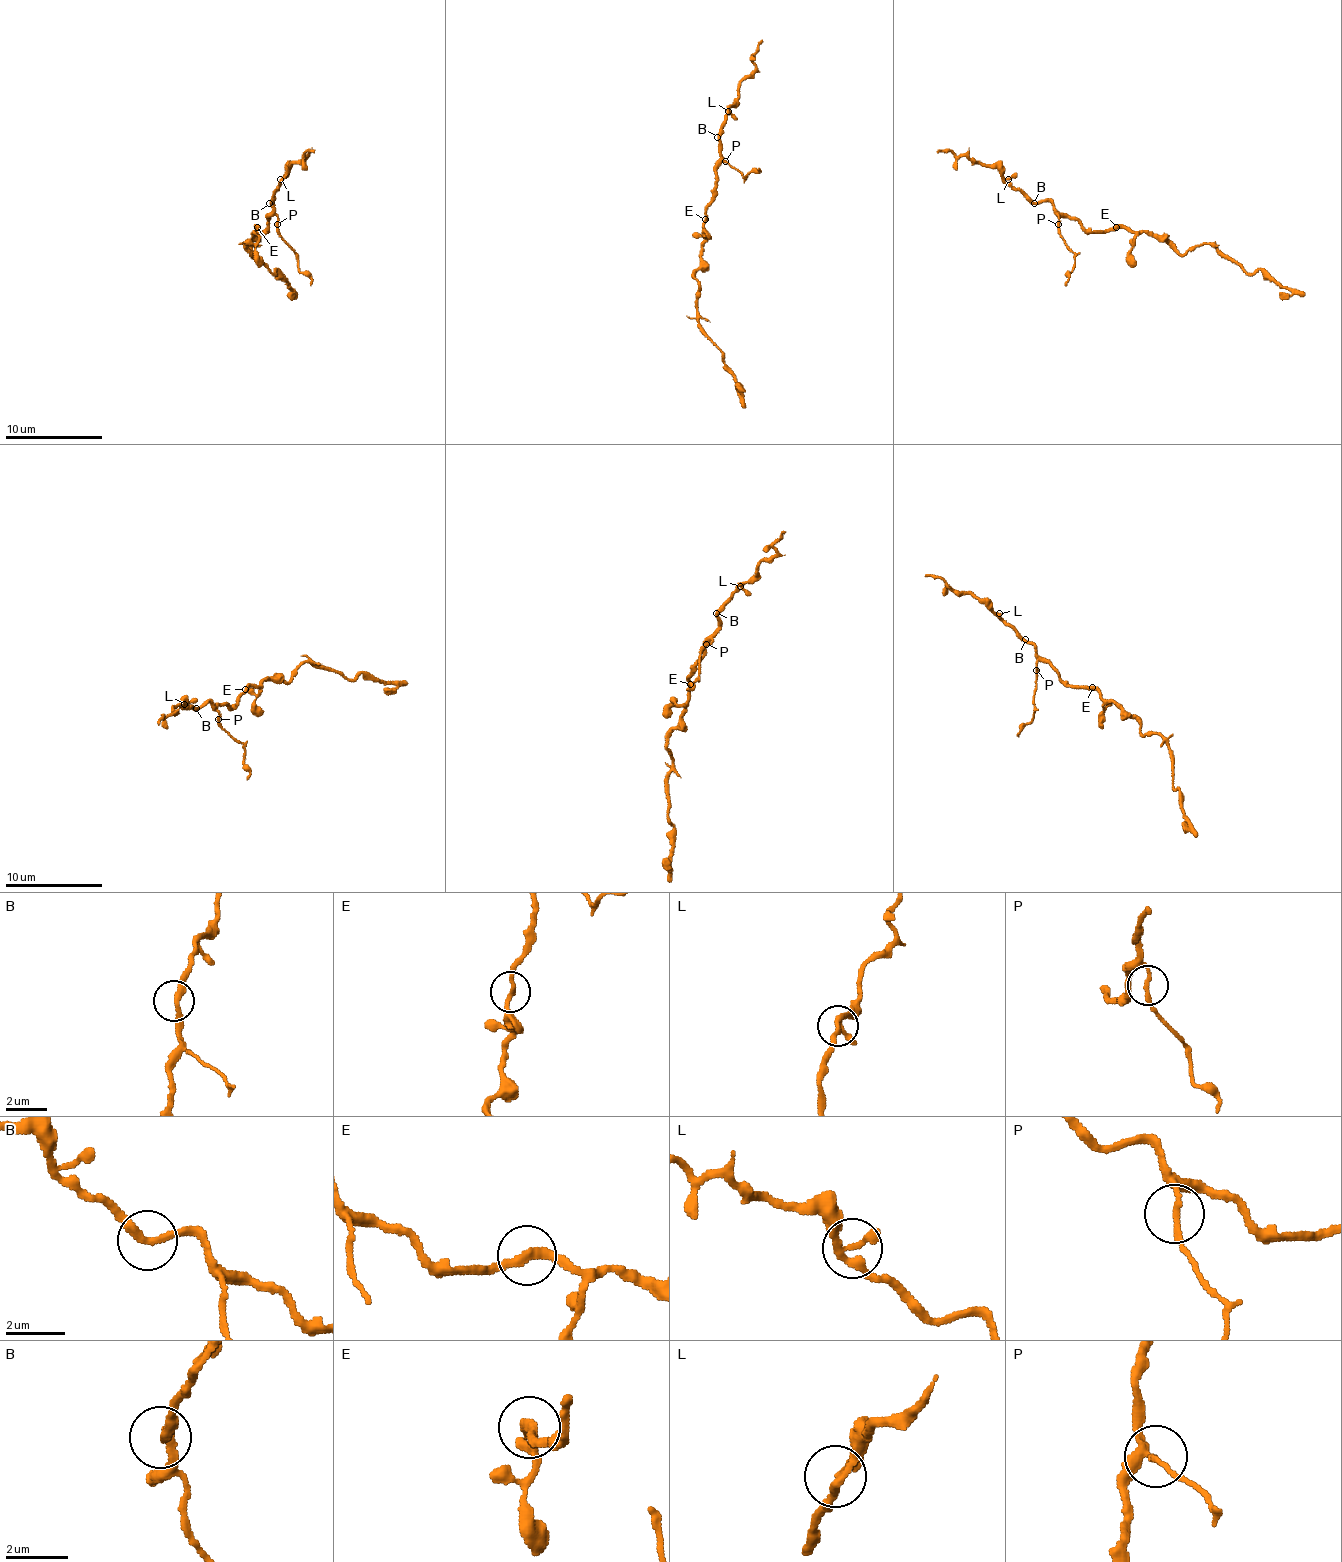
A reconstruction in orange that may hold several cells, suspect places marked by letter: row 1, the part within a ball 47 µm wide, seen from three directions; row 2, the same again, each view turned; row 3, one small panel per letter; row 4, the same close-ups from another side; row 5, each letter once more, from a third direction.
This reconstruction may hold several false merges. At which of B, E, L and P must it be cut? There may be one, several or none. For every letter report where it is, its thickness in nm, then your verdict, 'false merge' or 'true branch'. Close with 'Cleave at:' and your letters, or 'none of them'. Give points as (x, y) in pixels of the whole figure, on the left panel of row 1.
B: place (269, 203); calibre 280 nm; true branch
E: place (257, 227); calibre 260 nm; false merge
L: place (280, 179); calibre 190 nm; true branch
P: place (277, 224); calibre 190 nm; true branch
Cleave at: E

